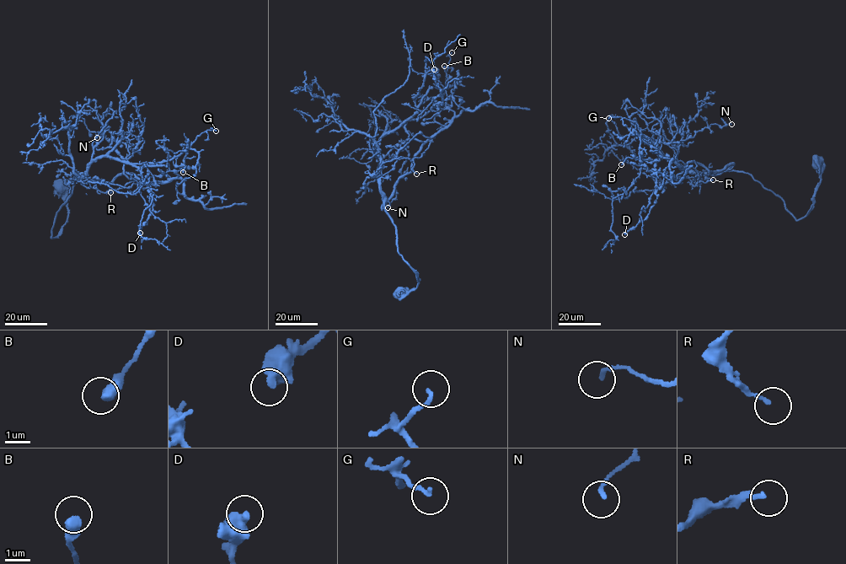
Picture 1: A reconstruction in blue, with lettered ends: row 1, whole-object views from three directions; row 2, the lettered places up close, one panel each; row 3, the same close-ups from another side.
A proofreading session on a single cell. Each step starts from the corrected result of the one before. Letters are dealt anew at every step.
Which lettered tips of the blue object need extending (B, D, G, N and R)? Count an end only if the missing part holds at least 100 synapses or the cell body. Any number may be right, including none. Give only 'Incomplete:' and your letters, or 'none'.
Incomplete: none

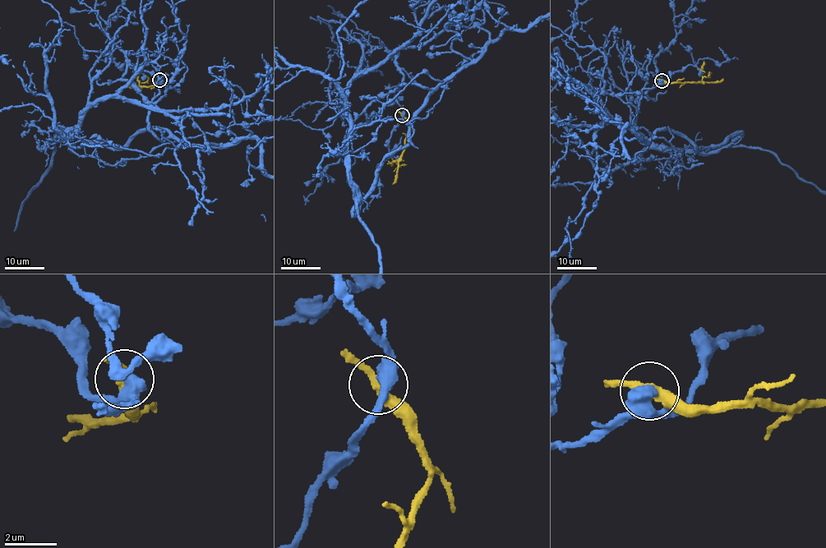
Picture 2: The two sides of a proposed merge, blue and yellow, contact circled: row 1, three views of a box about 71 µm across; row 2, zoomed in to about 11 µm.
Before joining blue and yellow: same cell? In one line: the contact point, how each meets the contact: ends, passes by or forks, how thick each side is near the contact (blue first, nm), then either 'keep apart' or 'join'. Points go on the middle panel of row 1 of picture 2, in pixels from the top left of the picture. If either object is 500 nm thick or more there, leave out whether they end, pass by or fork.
(402, 115) | blue passes by | yellow passes by | 480/360 nm | keep apart

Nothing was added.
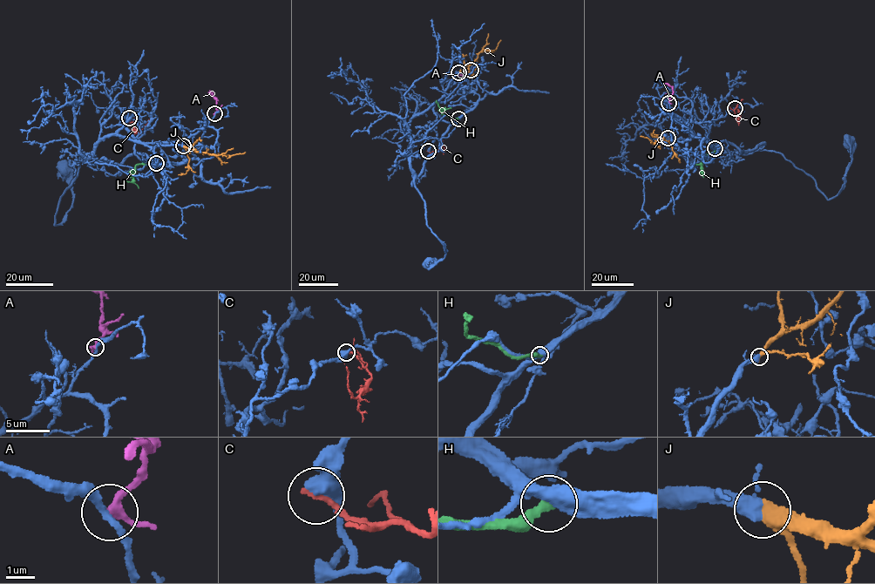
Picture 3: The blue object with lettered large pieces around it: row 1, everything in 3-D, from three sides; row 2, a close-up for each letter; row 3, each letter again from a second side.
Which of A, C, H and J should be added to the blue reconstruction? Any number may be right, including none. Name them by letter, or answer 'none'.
J

